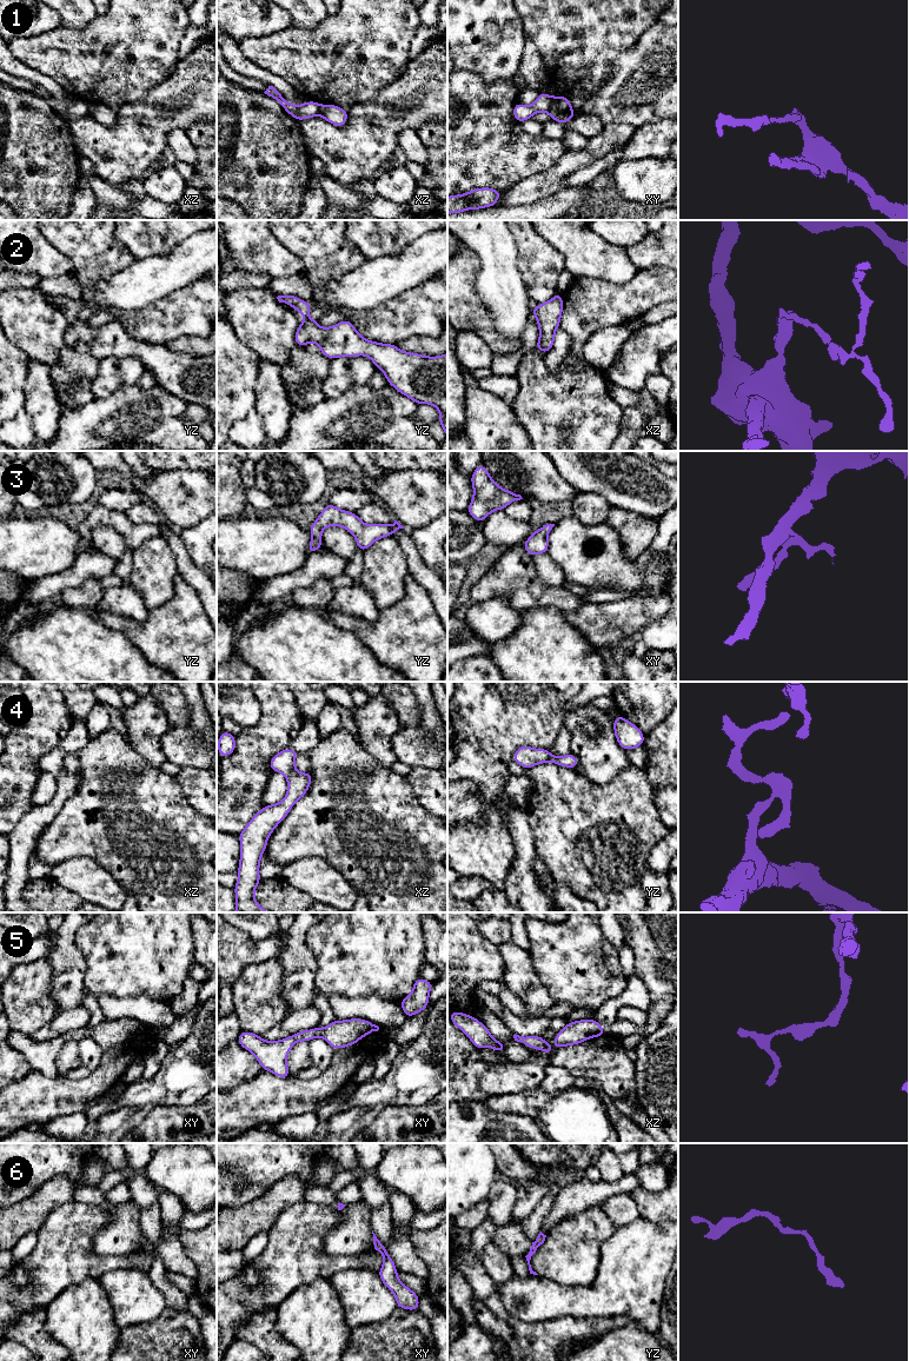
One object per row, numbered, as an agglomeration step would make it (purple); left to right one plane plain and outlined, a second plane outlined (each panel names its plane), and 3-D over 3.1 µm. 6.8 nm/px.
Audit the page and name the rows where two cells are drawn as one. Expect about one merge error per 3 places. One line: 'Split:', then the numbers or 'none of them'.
Split: 1, 2

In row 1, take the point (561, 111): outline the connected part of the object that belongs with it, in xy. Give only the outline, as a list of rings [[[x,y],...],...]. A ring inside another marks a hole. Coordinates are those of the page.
[[[557,95],[548,112],[551,120],[560,124],[570,121],[577,114],[572,109],[569,99],[564,95]]]

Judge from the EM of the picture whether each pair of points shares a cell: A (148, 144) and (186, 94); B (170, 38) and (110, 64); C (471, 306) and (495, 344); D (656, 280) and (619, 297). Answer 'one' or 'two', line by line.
A: one
B: one
C: one
D: one

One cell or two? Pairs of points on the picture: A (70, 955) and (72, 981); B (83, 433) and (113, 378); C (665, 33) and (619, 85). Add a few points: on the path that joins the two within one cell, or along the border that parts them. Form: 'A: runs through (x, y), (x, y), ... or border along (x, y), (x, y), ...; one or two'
A: runs through (70, 961), (70, 975); one
B: border along (128, 386), (119, 386), (110, 396), (94, 399); two
C: runs through (658, 46), (632, 72); one

